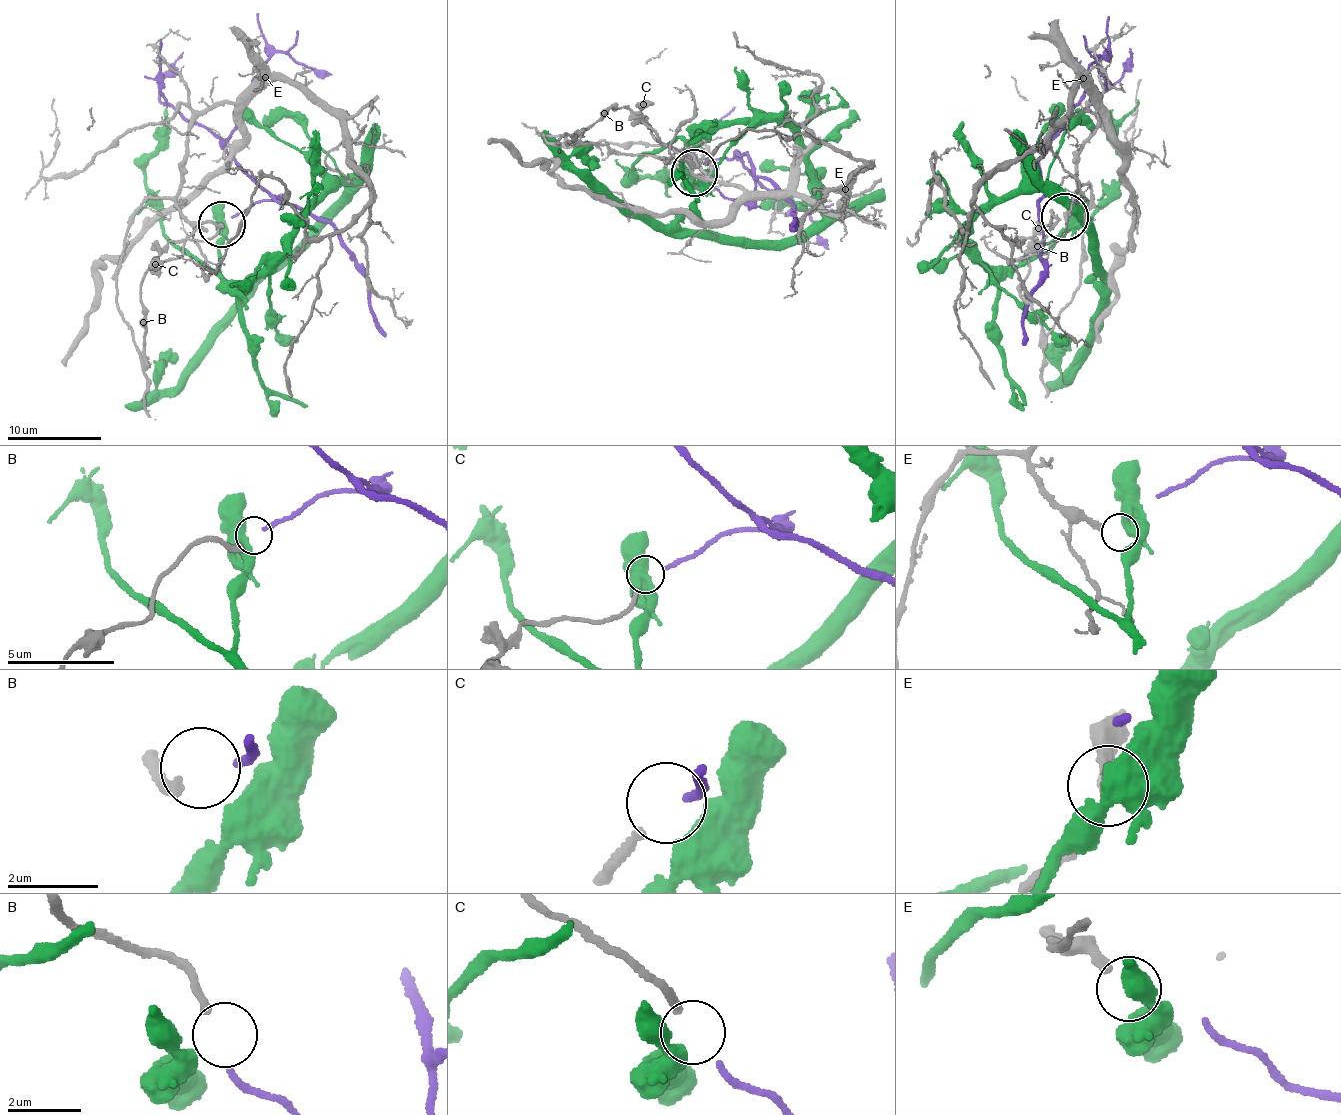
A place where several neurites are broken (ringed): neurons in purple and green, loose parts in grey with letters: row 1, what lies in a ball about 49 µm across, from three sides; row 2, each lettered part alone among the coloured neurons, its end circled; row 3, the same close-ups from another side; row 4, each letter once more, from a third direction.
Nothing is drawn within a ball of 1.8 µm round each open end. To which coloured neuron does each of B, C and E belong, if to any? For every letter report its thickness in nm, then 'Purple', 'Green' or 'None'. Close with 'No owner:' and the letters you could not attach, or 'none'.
B: Thickness 240 nm. None
C: Thickness 190 nm. Purple
E: Thickness 240 nm. None
No owner: B, E

